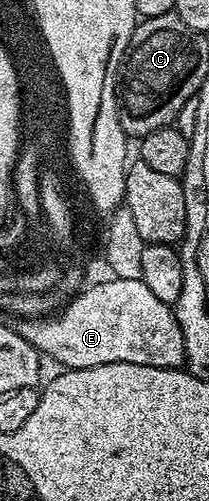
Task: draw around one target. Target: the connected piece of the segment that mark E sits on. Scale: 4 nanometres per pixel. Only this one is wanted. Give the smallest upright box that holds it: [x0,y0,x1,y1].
[16,277,186,369]

